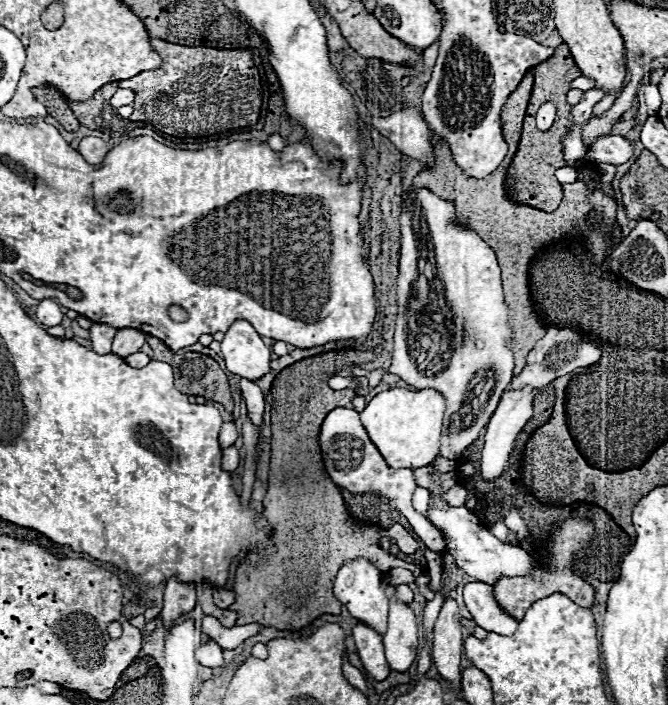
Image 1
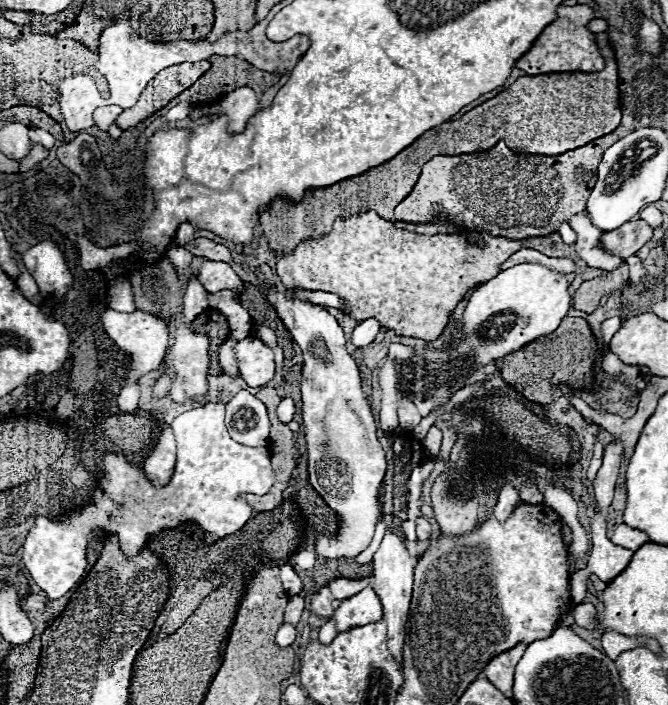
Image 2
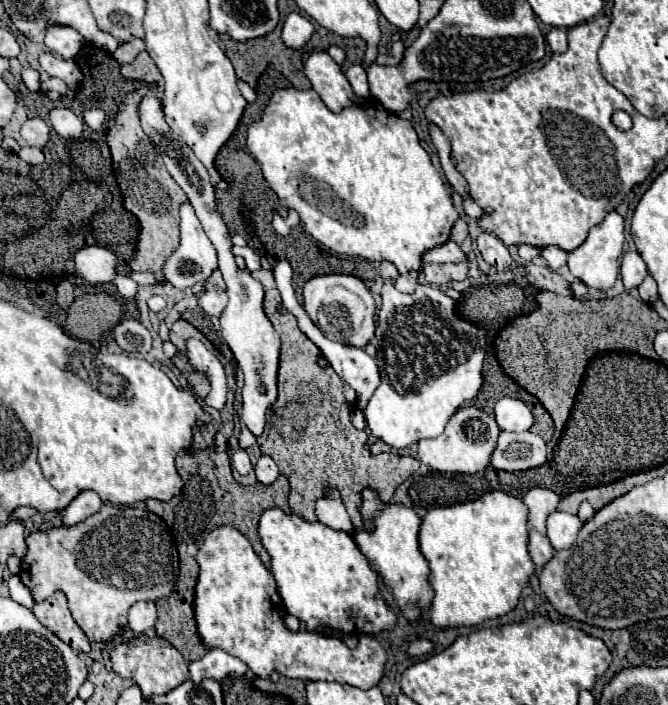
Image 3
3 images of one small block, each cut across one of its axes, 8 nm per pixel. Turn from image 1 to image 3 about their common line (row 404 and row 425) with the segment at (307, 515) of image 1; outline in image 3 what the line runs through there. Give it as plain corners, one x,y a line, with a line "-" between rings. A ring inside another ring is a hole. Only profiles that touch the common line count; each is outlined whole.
270,270
252,272
252,276
262,282
266,288
266,316
280,332
284,344
280,354
280,372
278,372
278,400
272,406
270,416
270,432
266,442
260,446
262,454
268,454
290,482
290,508
304,520
314,520
314,502
318,498
326,498
330,490
338,490
340,498
352,518
354,530
372,532
374,522
364,520
360,514
362,506
362,490
370,488
376,492
382,504
392,500
394,490
418,470
418,460
396,456
396,474
394,474
394,456
388,454
386,460
372,458
370,450
364,446
364,432
356,430
350,424
350,412
356,406
356,392
348,386
332,368
322,370
316,364
318,348
300,332
294,316
288,312
280,312
280,296
-
388,462
390,468
380,468
380,464
-
388,470
388,472
378,472

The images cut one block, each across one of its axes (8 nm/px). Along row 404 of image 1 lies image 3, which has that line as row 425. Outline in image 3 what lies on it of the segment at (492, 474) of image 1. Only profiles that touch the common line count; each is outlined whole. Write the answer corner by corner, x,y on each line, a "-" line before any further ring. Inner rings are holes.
500,398
494,406
494,418
504,432
526,432
534,424
530,408
518,398

